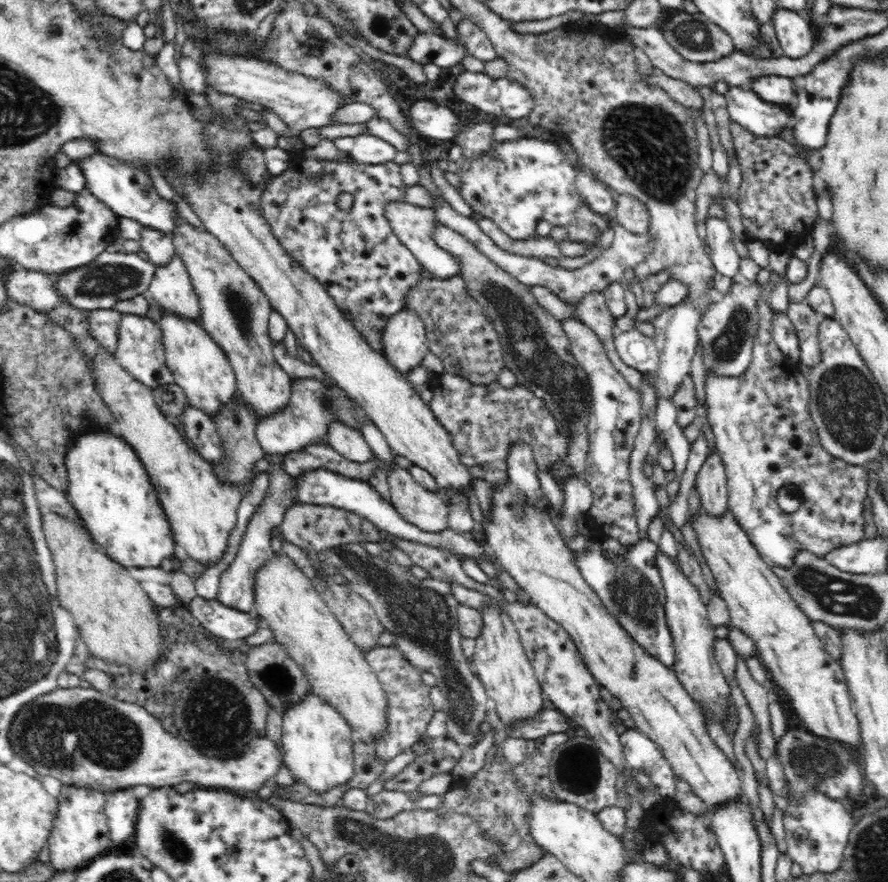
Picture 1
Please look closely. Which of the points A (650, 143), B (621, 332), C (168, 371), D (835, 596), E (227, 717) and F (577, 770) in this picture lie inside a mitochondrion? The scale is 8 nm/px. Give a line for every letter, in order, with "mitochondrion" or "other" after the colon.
A: mitochondrion
B: other
C: other
D: mitochondrion
E: mitochondrion
F: mitochondrion

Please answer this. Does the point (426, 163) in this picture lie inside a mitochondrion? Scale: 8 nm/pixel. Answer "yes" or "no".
no

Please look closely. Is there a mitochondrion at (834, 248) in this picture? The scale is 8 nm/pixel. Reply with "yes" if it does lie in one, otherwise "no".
no

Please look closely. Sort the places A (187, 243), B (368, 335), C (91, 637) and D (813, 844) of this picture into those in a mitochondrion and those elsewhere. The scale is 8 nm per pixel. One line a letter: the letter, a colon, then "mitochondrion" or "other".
A: other
B: other
C: other
D: mitochondrion

